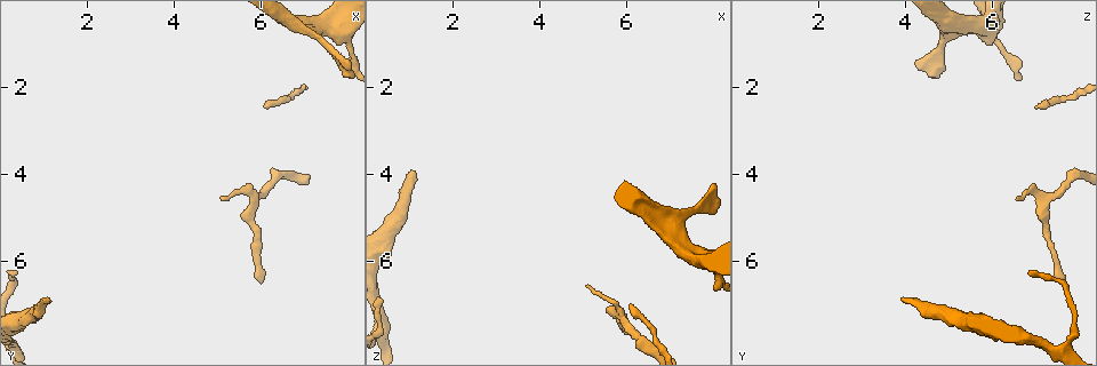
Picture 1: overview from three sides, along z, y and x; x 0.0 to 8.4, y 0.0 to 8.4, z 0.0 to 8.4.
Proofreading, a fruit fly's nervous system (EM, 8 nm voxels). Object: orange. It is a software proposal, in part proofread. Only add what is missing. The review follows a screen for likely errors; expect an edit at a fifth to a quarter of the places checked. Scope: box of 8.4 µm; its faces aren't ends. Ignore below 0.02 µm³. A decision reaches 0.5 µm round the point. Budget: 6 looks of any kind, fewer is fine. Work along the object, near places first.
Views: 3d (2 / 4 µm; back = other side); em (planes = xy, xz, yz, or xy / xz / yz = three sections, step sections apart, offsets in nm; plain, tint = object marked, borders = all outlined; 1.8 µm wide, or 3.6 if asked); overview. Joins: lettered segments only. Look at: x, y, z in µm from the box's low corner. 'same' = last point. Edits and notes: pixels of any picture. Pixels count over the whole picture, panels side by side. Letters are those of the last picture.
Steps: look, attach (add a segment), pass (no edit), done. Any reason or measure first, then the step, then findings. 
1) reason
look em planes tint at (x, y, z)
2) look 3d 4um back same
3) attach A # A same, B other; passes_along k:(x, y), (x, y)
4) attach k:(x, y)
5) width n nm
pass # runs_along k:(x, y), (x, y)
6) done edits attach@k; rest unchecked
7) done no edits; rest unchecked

free end
look 3d 4um at (6.10, 6.35, 7.55)

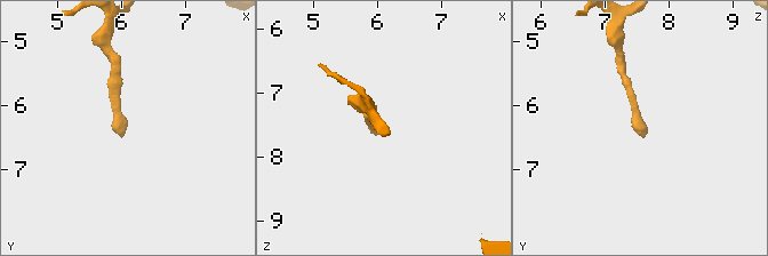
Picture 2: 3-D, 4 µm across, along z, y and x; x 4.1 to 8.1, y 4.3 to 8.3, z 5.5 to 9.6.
look em xz step 8 borders at (6.05, 6.40, 7.60)

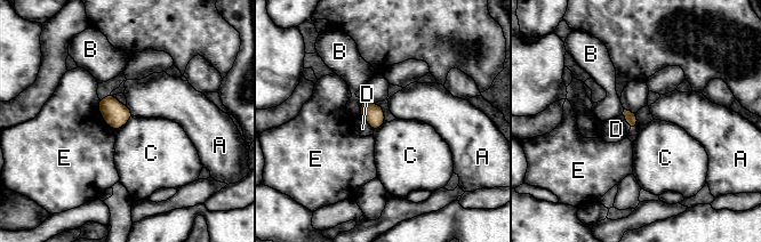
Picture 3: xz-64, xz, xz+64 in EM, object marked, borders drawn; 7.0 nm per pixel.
look em planes borders same

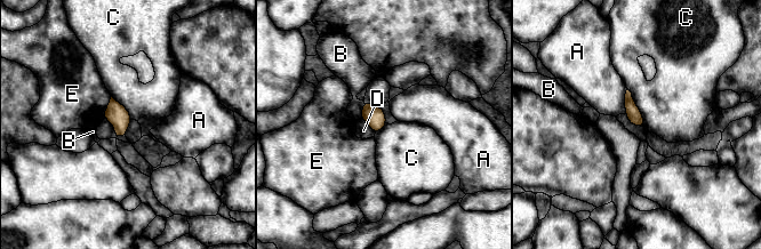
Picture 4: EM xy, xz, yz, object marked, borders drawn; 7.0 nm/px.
pass # A other, B other, C other, D other, E other; border 4:(627, 88), (642, 115), (645, 127); no lettered segment goes on from it

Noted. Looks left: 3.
branch stops here
look 3d 2um at (1.05, 6.85, 3.90)

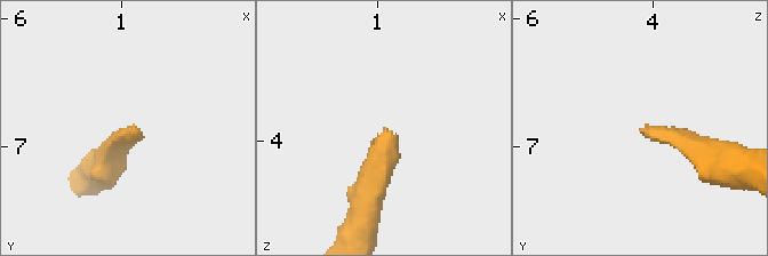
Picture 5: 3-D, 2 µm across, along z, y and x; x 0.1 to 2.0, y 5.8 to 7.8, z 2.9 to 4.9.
look em planes plain at (1.08, 6.84, 3.92)

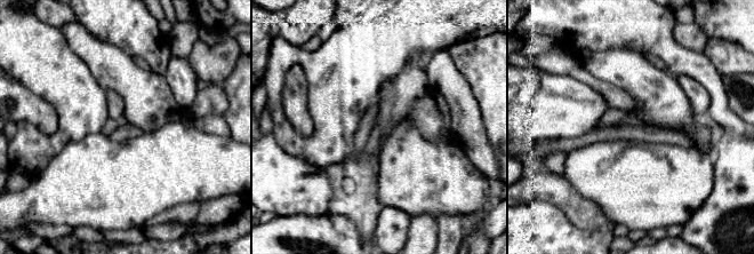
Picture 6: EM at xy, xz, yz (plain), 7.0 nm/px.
what lies round it
look em planes borders same

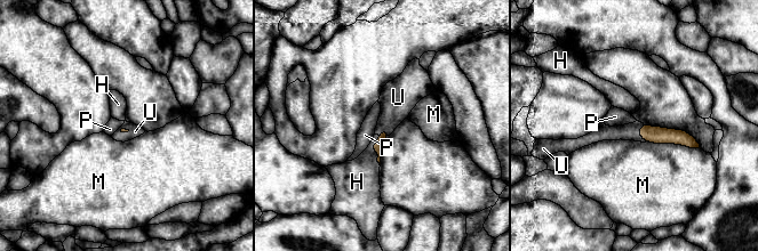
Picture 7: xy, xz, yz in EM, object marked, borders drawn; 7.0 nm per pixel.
attach U # H other, M other, P other, U same; passes_along 7:(656, 135), (639, 132), (629, 131); it goes on there

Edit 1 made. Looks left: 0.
done edits attach@7; rest unchecked

